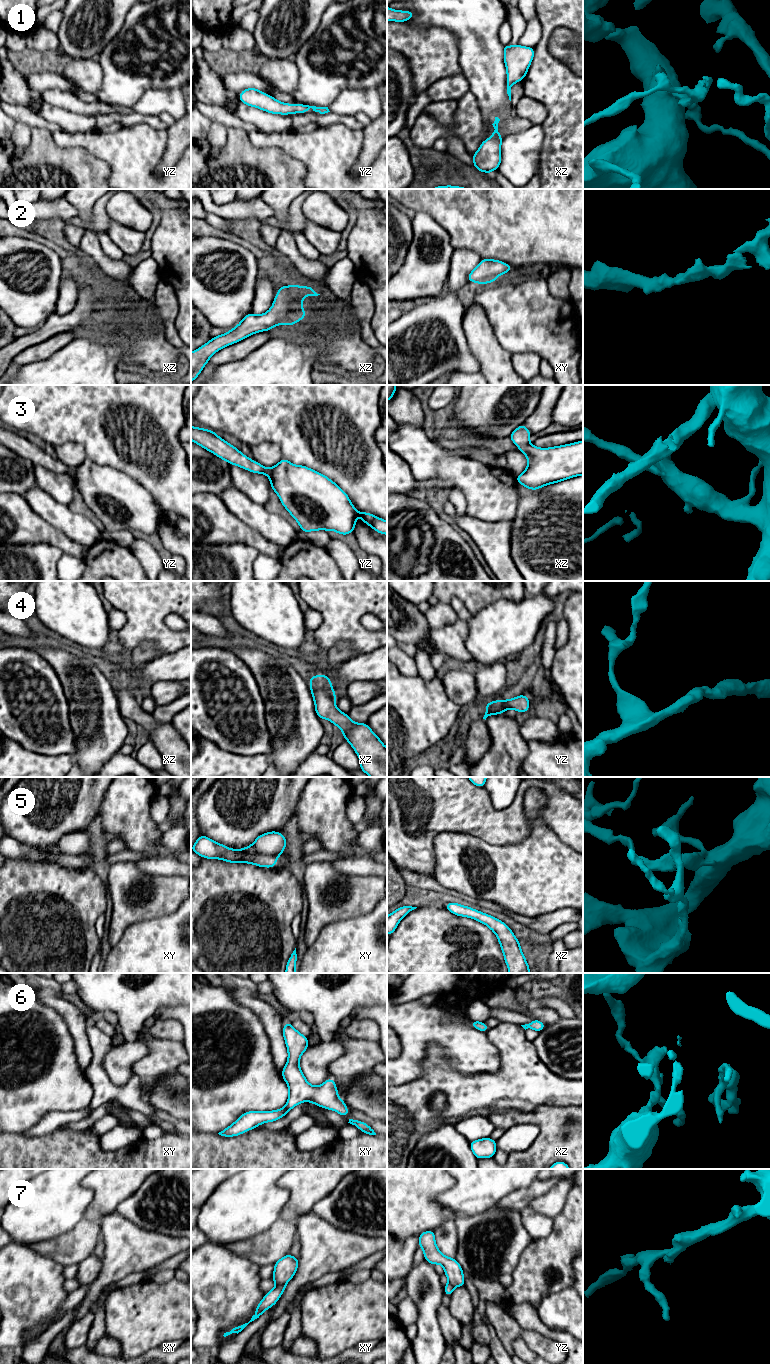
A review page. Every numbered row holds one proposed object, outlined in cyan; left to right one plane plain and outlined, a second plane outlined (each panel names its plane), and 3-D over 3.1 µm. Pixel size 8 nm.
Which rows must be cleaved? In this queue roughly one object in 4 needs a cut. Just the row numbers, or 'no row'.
7

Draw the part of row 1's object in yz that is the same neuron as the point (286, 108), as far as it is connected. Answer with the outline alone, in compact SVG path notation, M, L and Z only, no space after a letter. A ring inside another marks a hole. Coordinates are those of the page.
M254 87L243 90L239 95L239 99L242 103L248 106L253 106L272 114L302 114L309 111L310 108L320 114L330 112L328 107L281 103L280 101L274 99L272 96L259 91Z

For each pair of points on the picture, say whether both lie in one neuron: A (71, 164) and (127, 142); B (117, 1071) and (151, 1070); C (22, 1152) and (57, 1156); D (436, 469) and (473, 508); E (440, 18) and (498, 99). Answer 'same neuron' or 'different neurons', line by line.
A: different neurons
B: different neurons
C: same neuron
D: same neuron
E: same neuron

